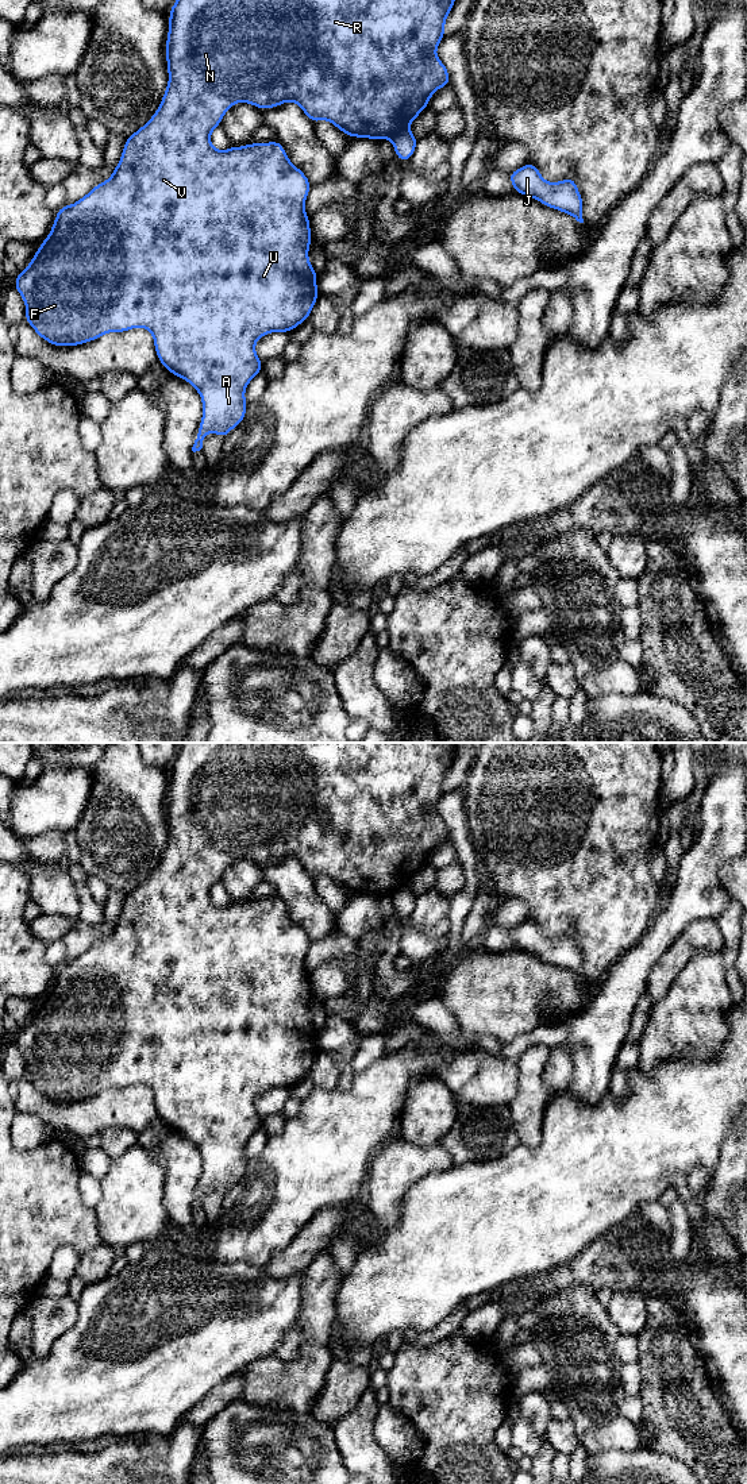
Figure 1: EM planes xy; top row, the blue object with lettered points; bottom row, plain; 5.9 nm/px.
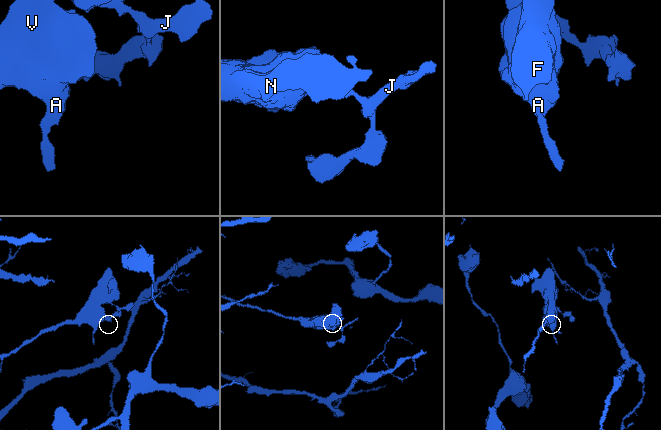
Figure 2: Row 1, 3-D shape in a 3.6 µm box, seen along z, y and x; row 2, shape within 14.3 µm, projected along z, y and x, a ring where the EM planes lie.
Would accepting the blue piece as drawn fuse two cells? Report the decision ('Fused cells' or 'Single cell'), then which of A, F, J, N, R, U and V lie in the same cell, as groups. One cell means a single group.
Fused cells. Groups: A F N R U V / J

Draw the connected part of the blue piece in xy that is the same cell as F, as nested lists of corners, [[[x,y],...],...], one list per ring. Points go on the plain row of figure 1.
[[[184,743],[177,752],[177,758],[170,764],[169,771],[169,789],[166,794],[166,820],[168,820],[168,830],[169,837],[166,847],[162,852],[162,857],[150,876],[136,886],[130,894],[126,895],[123,909],[118,922],[113,925],[112,932],[99,941],[93,943],[88,951],[76,957],[72,961],[63,961],[58,965],[55,976],[51,982],[51,987],[46,995],[43,995],[41,1003],[34,1010],[28,1022],[18,1030],[14,1036],[16,1046],[22,1052],[26,1060],[26,1078],[34,1084],[38,1092],[45,1095],[53,1102],[78,1102],[86,1098],[92,1098],[99,1095],[100,1092],[108,1088],[126,1088],[134,1086],[136,1083],[146,1084],[151,1088],[154,1095],[154,1103],[158,1113],[158,1117],[163,1121],[163,1123],[177,1132],[181,1136],[188,1137],[200,1150],[203,1157],[203,1175],[200,1177],[200,1183],[196,1191],[195,1200],[192,1207],[200,1207],[203,1204],[203,1198],[205,1191],[209,1188],[217,1190],[220,1194],[226,1194],[230,1187],[238,1183],[246,1171],[247,1157],[244,1155],[244,1146],[251,1136],[262,1128],[263,1119],[259,1117],[255,1109],[255,1099],[259,1094],[270,1090],[270,1088],[290,1088],[296,1083],[299,1083],[304,1076],[309,1075],[311,1067],[319,1053],[319,1046],[316,1044],[317,1030],[313,1026],[309,1014],[309,1001],[312,998],[312,988],[309,984],[309,972],[305,970],[304,960],[307,957],[307,952],[309,949],[311,938],[307,932],[294,922],[288,914],[285,905],[277,897],[267,899],[250,899],[240,903],[230,903],[227,906],[216,906],[211,901],[211,889],[220,882],[220,878],[226,868],[235,859],[249,859],[257,863],[258,866],[267,866],[280,863],[286,857],[296,859],[303,868],[308,872],[309,876],[317,879],[319,876],[328,876],[338,886],[343,887],[346,891],[353,894],[369,894],[373,897],[381,895],[392,895],[396,890],[409,884],[411,879],[421,870],[424,864],[428,863],[428,857],[431,852],[442,843],[450,843],[448,826],[444,820],[436,813],[436,803],[444,794],[444,779],[451,764],[455,760],[457,753],[457,743]]]

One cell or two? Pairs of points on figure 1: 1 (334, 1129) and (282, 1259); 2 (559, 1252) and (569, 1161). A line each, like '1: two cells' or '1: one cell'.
1: two cells
2: one cell

